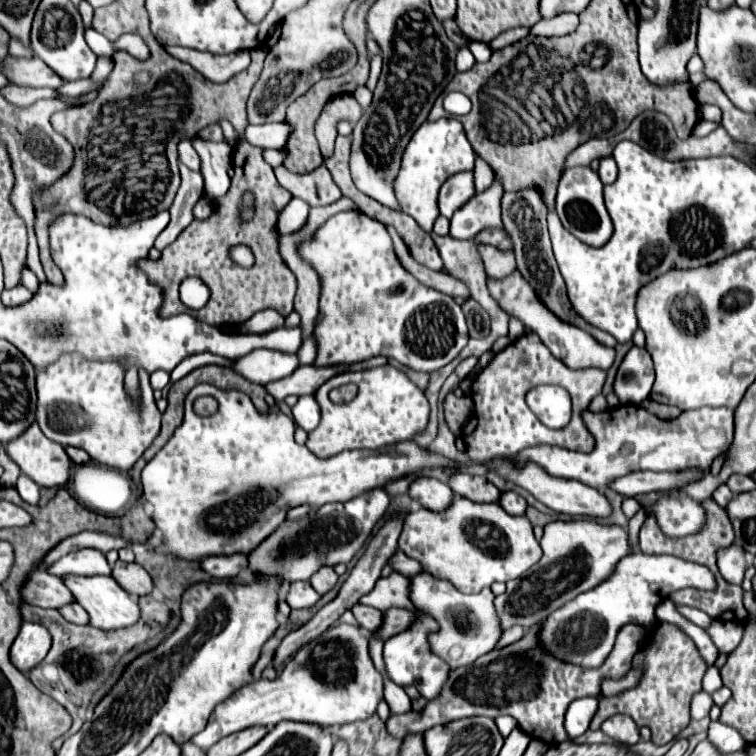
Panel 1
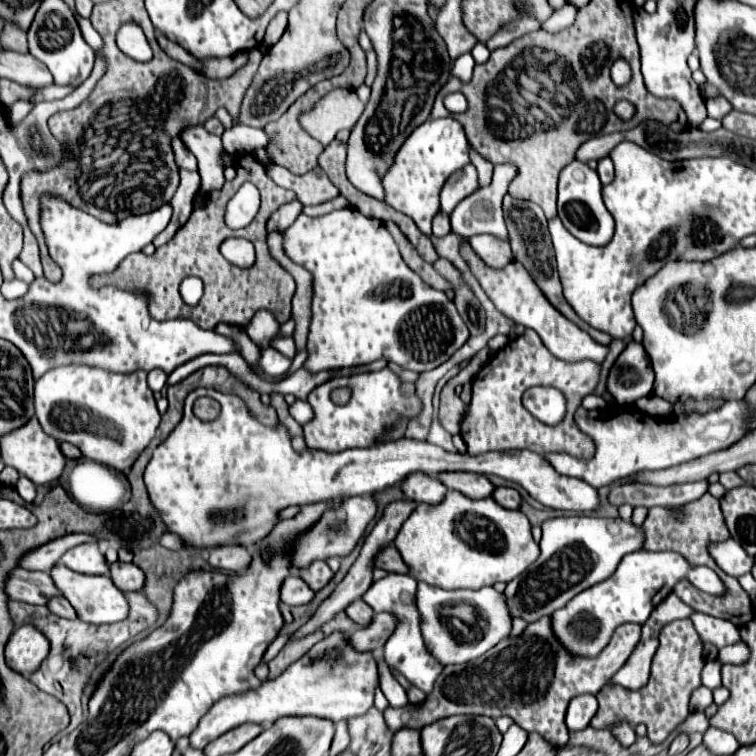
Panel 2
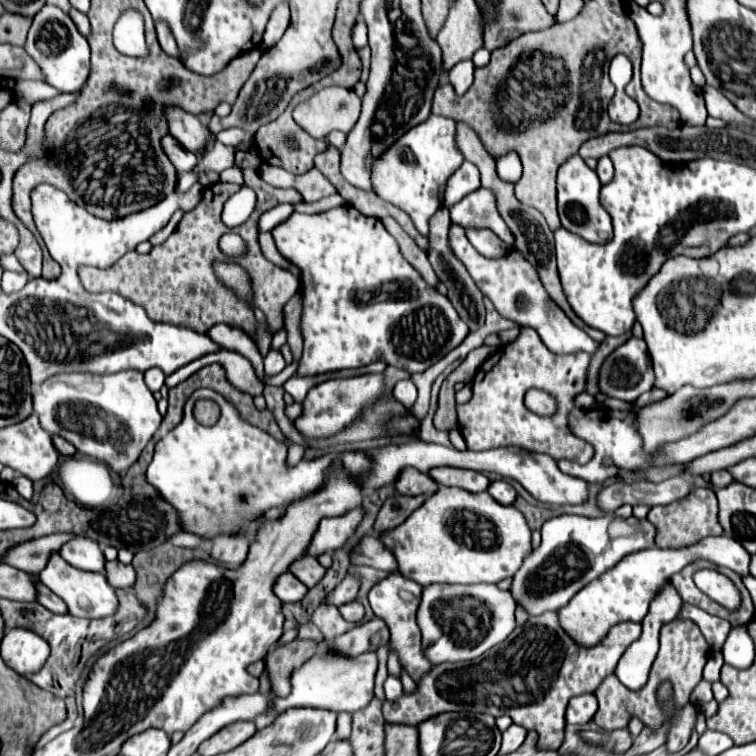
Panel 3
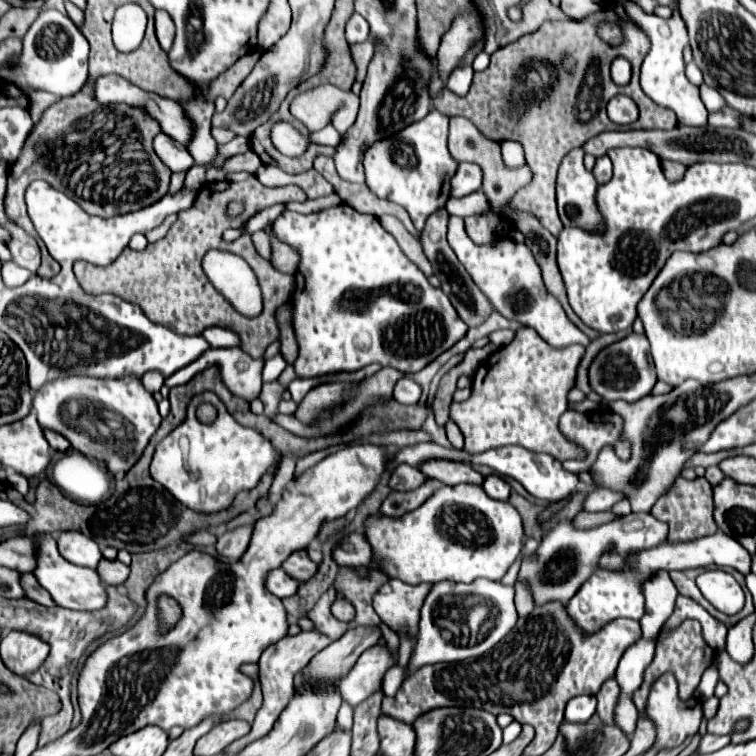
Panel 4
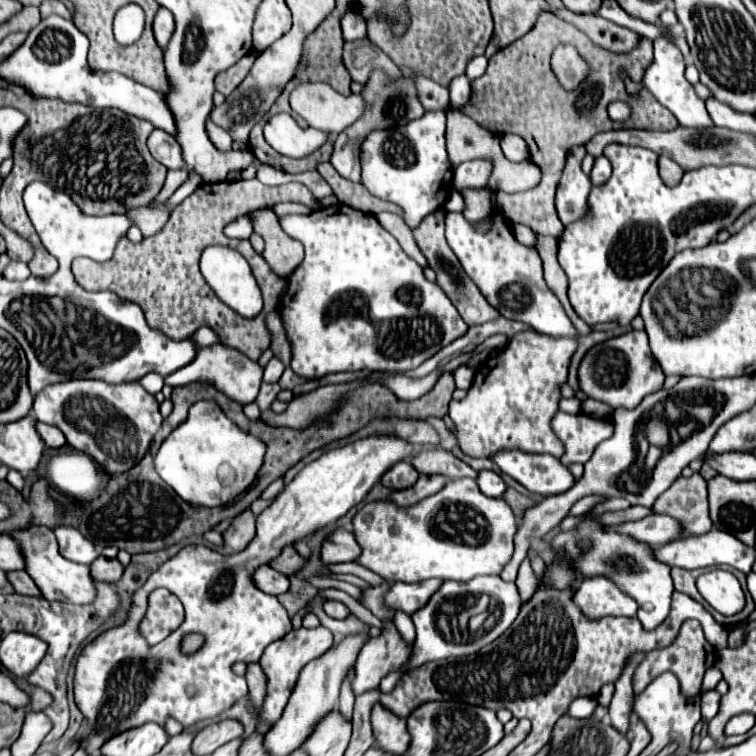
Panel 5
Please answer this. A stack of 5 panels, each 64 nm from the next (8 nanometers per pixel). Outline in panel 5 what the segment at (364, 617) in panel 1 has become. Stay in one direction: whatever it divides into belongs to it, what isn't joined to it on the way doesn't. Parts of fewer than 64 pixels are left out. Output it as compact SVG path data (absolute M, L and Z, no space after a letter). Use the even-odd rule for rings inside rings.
M326 600L324 602L324 612L332 618L338 618L338 620L350 616L350 610L342 602L336 602L336 600Z

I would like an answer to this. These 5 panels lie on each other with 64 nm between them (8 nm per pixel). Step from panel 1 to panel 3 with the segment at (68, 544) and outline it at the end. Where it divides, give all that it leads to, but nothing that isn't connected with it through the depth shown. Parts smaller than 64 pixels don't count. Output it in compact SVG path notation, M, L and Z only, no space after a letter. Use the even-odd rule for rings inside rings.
M50 534L22 542L20 546L12 546L12 550L4 554L4 564L20 568L28 574L38 574L46 566L50 552L60 550L60 546L70 538L74 538L74 534Z

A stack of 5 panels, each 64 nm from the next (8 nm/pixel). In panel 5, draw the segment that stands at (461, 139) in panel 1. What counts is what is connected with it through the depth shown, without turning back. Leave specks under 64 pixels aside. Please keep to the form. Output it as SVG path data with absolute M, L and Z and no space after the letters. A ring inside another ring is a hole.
M426 112L422 118L392 130L372 130L360 146L362 184L376 198L394 202L402 210L404 222L412 228L424 216L444 206L452 190L454 168L446 154L446 112Z

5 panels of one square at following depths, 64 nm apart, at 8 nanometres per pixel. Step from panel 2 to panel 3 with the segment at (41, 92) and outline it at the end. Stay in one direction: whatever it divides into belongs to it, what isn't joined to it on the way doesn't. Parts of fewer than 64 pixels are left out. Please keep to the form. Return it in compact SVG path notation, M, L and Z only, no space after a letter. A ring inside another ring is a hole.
M18 80L14 92L16 92L16 98L20 98L28 104L34 104L38 100L52 98L52 96L58 94L52 86L48 86L44 82L32 82L32 80Z

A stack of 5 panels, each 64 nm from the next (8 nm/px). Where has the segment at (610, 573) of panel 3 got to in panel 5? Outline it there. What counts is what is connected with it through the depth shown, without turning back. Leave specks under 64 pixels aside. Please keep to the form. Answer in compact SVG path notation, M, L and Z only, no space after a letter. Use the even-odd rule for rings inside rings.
M600 576L584 580L574 594L574 602L588 618L636 616L636 602Z

